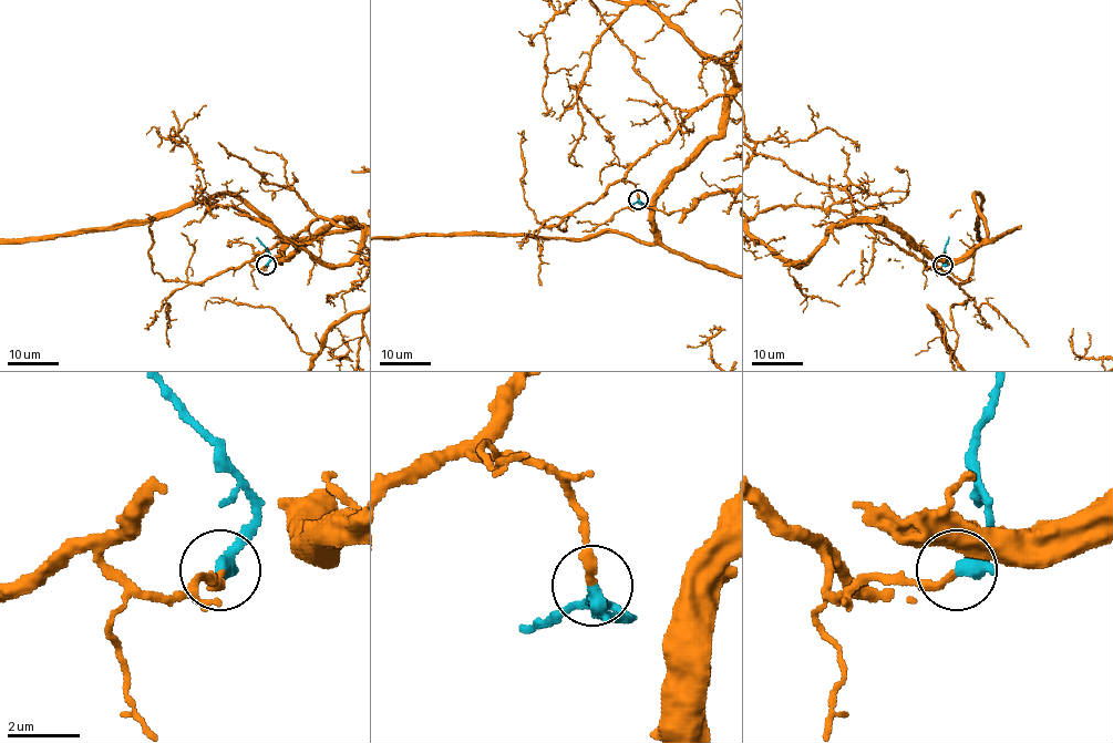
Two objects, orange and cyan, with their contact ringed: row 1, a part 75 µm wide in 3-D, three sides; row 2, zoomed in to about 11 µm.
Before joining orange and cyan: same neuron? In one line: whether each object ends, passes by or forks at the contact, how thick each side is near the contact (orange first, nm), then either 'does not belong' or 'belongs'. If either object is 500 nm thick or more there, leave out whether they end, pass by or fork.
orange ends | cyan ends | 260/440 nm | belongs

